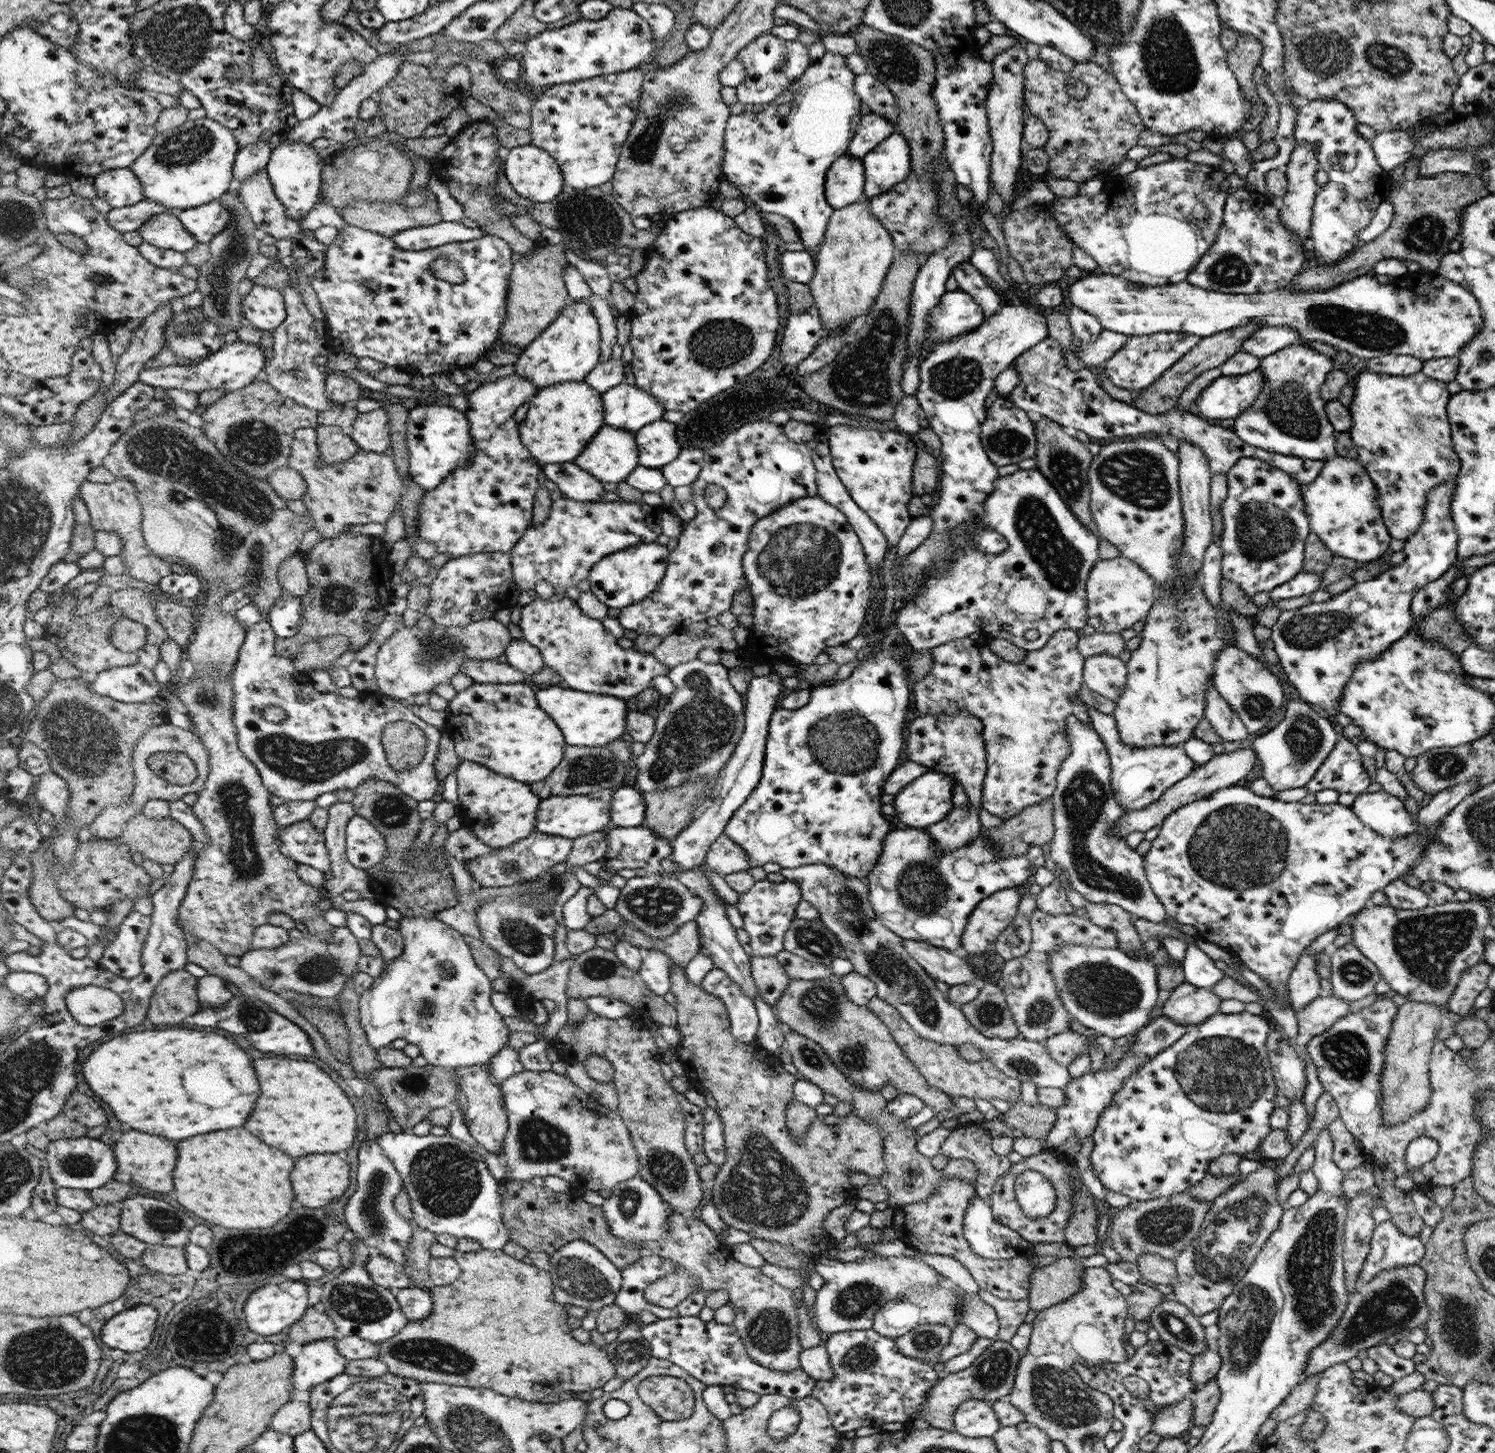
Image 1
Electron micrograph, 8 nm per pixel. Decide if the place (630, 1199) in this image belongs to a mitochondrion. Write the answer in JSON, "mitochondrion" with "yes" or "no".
{"mitochondrion":"yes"}

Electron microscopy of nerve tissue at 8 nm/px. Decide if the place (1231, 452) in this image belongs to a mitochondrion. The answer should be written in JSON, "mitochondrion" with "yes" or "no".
{"mitochondrion":"no"}

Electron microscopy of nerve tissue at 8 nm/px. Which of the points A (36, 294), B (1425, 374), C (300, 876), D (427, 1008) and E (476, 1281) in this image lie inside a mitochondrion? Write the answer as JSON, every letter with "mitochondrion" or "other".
{"A":"other","B":"other","C":"other","D":"mitochondrion","E":"other"}

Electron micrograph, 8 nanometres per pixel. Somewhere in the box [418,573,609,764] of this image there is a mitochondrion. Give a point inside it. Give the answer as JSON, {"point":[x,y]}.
{"point":[586,656]}

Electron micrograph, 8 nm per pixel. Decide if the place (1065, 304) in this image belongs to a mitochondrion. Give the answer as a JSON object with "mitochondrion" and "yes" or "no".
{"mitochondrion":"no"}

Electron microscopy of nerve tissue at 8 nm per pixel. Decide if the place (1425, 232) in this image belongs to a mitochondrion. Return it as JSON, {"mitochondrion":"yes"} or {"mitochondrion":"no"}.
{"mitochondrion":"yes"}

